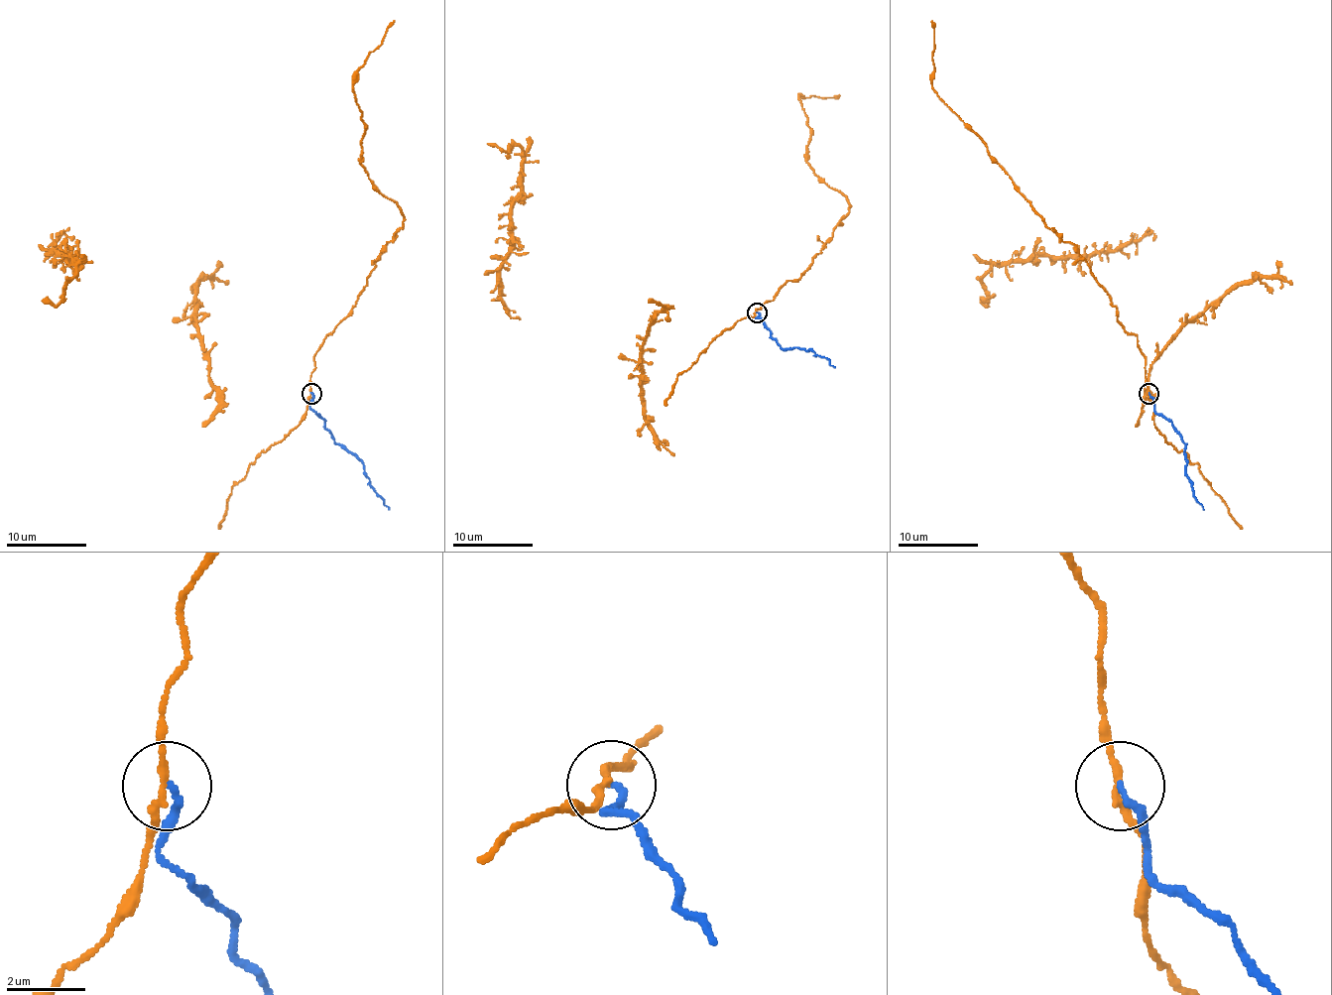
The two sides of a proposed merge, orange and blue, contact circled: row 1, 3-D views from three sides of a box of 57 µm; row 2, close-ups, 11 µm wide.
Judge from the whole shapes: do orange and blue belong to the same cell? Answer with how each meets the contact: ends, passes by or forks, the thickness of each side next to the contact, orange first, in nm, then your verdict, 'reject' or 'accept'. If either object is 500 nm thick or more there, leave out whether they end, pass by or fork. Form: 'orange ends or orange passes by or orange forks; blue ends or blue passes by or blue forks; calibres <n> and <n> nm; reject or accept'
orange passes by; blue ends; calibres 170 and 180 nm; reject

